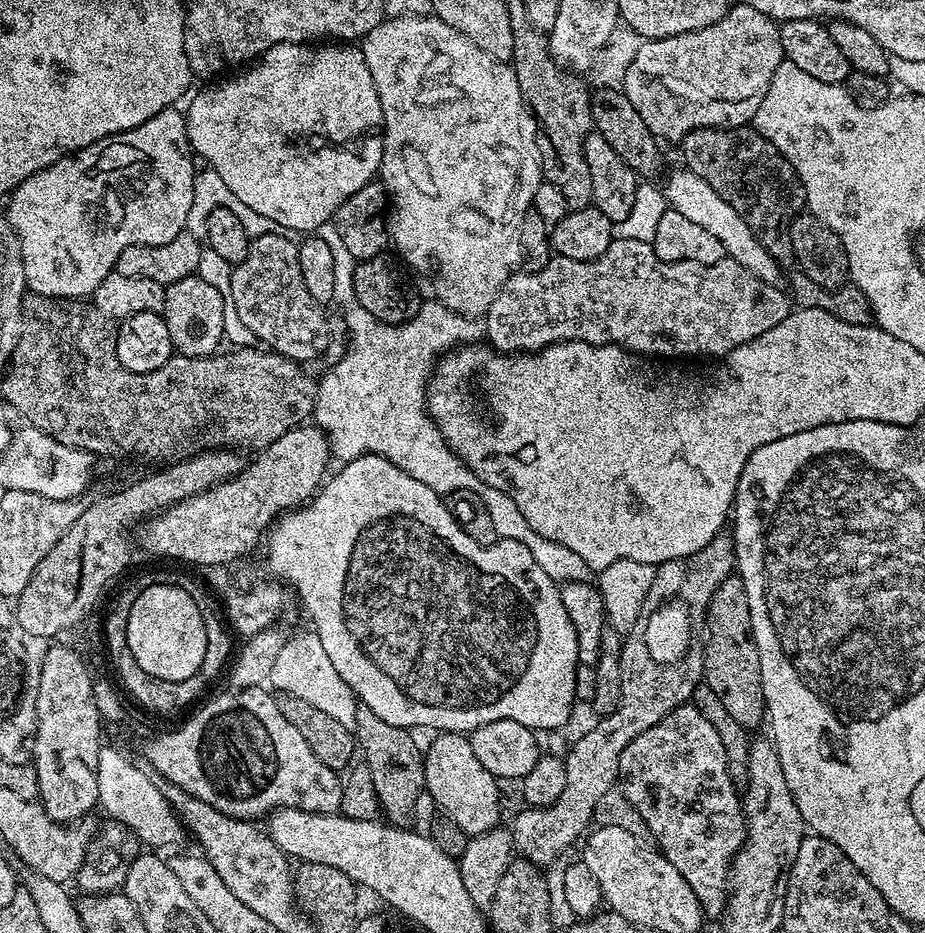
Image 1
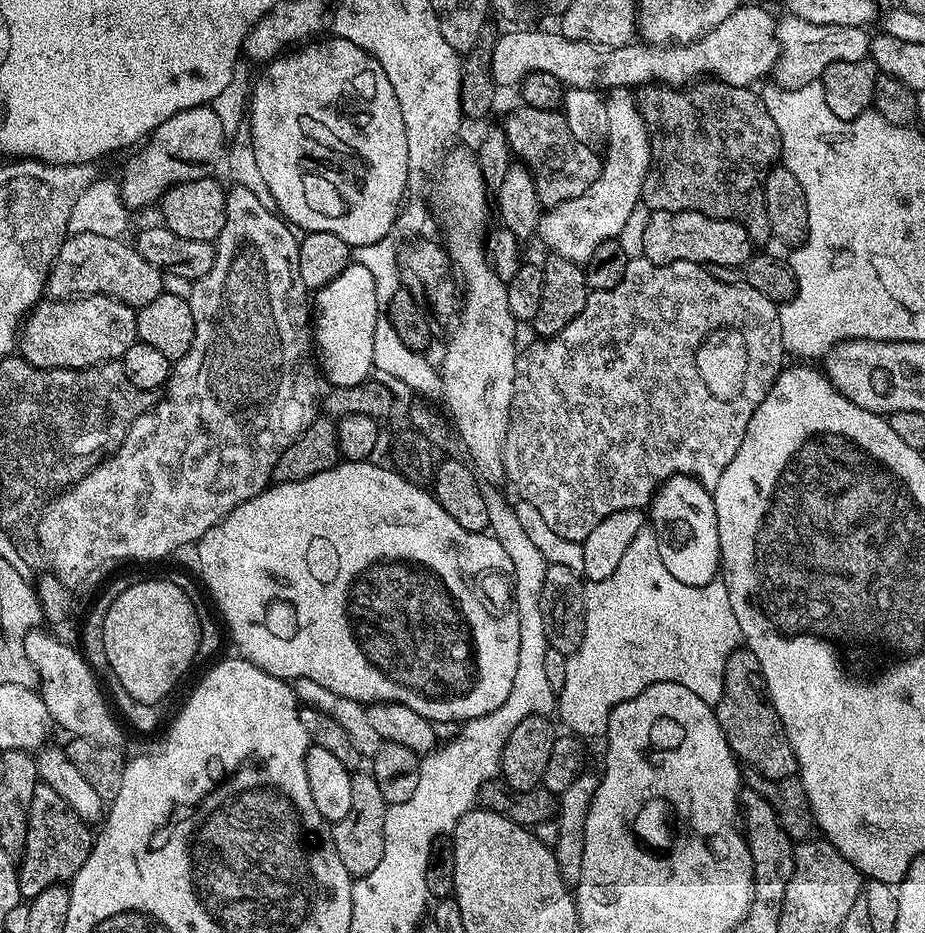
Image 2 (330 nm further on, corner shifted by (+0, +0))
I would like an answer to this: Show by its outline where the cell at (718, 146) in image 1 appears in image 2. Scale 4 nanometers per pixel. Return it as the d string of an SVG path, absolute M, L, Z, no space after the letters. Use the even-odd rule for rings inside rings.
M704 78L699 82L693 82L687 86L665 86L663 84L646 84L635 93L637 108L645 120L649 134L649 148L652 151L652 160L649 162L649 170L646 174L645 184L642 186L640 199L652 212L701 212L710 218L719 220L733 220L738 222L750 234L753 245L760 246L767 240L773 239L770 218L766 214L766 202L764 201L764 183L768 172L781 159L780 135L778 126L774 126L774 118L770 118L770 110L766 110L764 97L759 91L751 87L739 88L733 84L726 84L715 78Z

